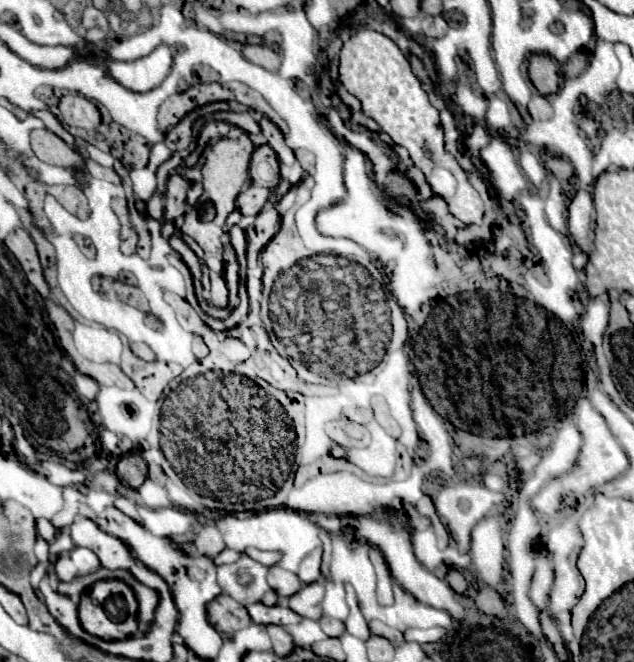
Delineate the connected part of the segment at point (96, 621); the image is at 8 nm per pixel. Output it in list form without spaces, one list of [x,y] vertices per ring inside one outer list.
[[[99,580],[89,592],[81,596],[79,622],[85,632],[99,636],[101,640],[123,640],[137,632],[137,600],[131,588],[119,580]]]

